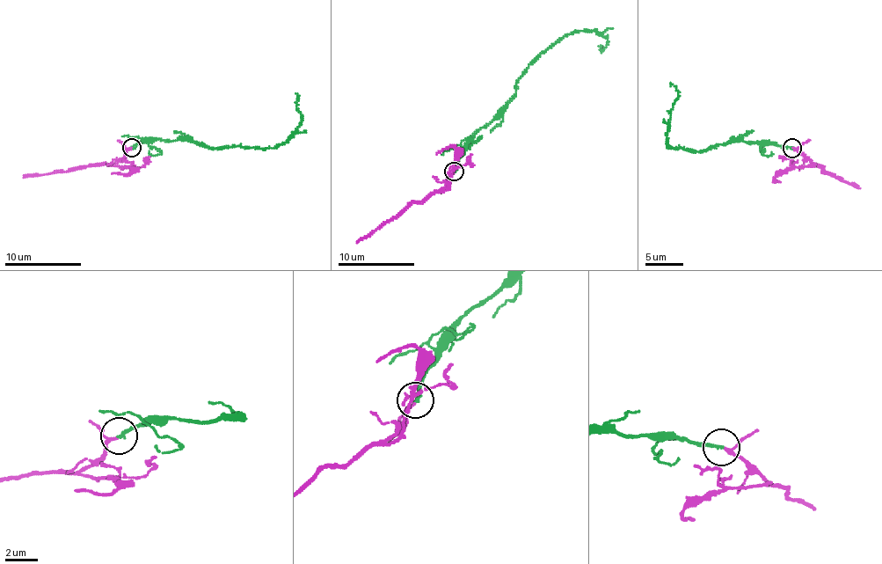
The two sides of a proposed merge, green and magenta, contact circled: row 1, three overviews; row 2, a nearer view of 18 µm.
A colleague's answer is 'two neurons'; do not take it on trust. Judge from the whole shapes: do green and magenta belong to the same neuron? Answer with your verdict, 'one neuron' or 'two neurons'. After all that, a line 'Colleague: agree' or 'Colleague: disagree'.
one neuron
Colleague: disagree

